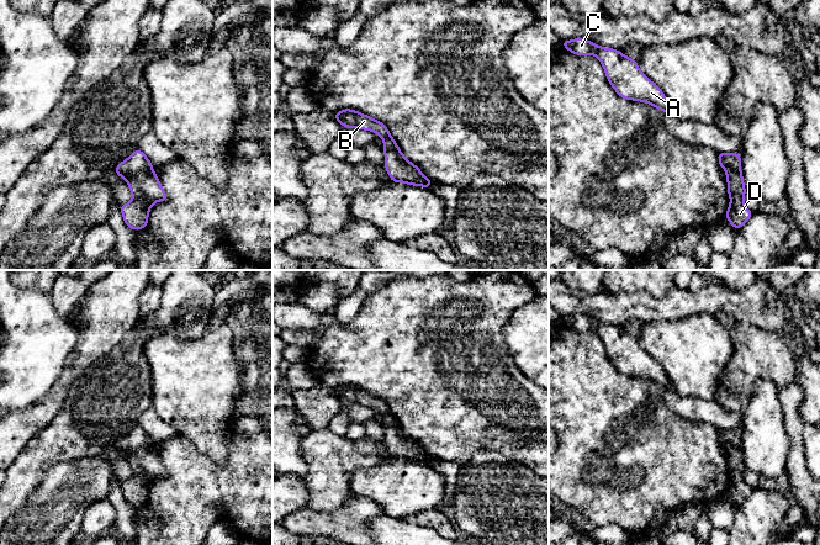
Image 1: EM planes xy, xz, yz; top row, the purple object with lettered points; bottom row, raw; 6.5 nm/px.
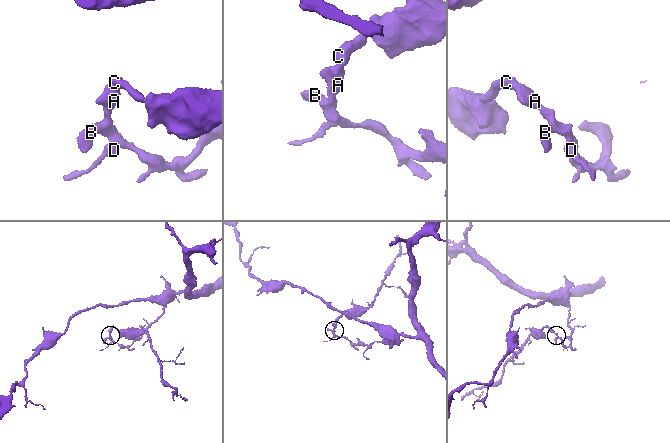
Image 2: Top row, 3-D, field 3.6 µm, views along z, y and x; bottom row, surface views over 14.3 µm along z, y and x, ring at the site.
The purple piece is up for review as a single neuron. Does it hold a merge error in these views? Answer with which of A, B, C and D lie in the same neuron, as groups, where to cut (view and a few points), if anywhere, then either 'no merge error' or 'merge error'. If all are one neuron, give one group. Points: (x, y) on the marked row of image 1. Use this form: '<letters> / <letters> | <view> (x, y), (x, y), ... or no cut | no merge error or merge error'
A B C / D | xy (152, 168), (139, 170), (126, 180) | merge error

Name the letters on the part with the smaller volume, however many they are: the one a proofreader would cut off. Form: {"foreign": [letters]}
{"foreign": ["A", "B", "C"]}

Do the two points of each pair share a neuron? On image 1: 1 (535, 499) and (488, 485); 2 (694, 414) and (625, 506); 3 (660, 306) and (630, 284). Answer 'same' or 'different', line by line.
1: same
2: different
3: different

